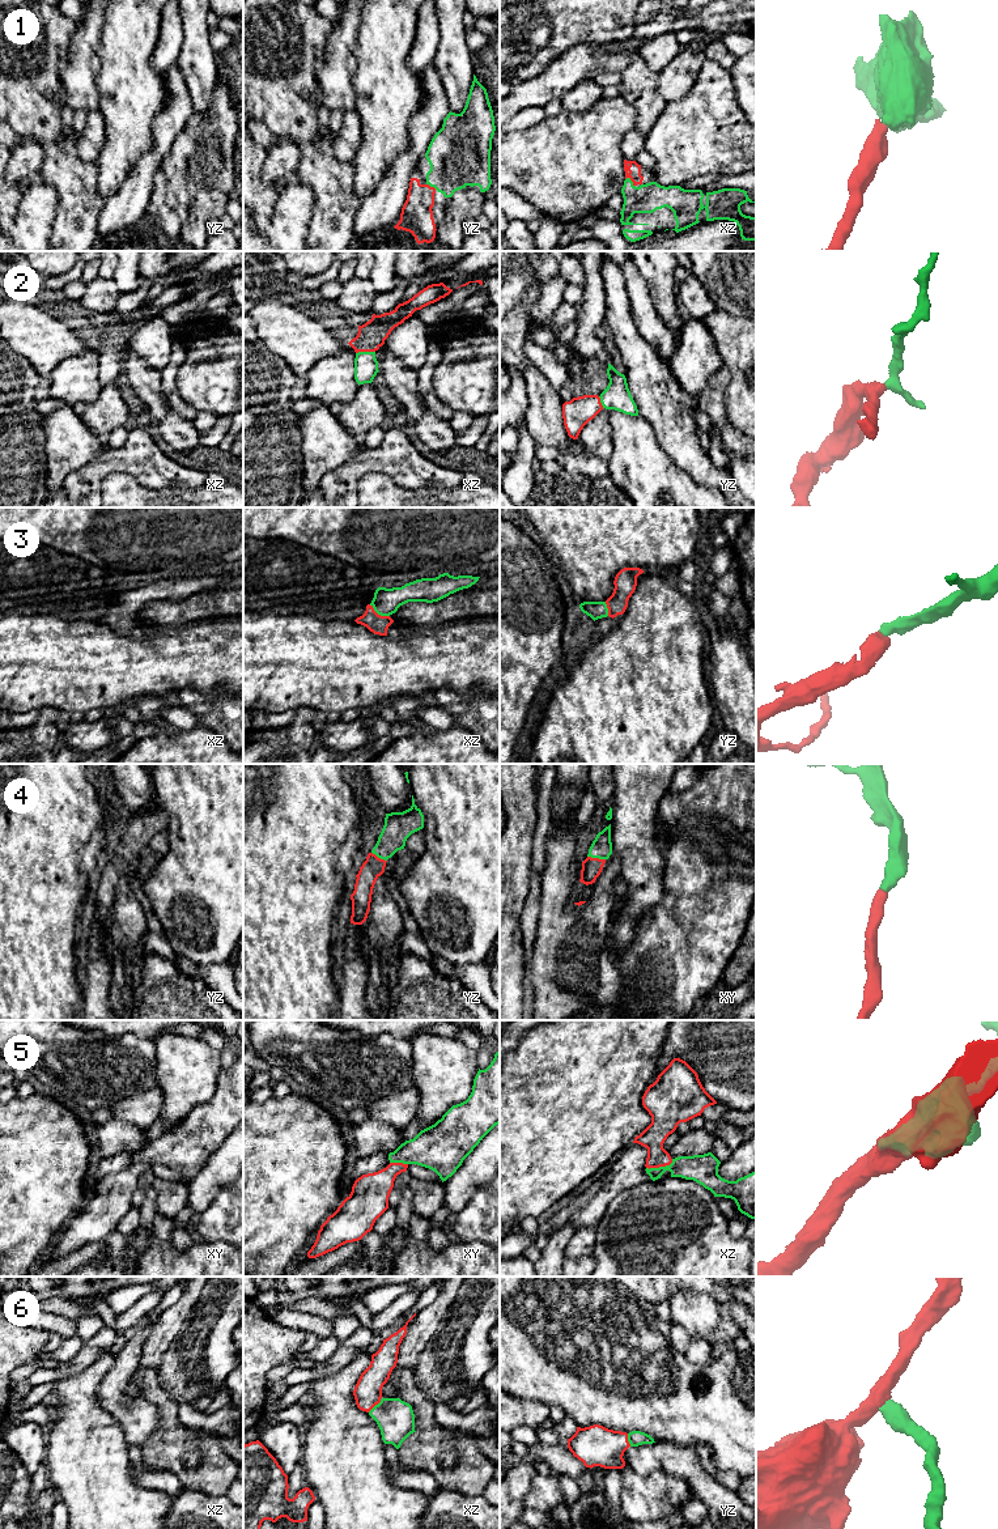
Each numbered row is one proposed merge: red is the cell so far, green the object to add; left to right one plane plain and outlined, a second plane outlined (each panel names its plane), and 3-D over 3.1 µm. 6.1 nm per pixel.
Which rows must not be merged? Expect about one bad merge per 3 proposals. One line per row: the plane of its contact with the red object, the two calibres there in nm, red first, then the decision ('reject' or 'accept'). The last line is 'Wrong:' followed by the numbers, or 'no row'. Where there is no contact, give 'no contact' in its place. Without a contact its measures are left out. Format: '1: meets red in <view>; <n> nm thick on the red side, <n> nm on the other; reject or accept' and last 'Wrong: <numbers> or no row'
1: meets red in xz; 80 nm thick on the red side, 180 nm on the other; accept
2: meets red in xz; 170 nm thick on the red side, 140 nm on the other; accept
3: meets red in xz; 120 nm thick on the red side, 160 nm on the other; accept
4: meets red in xy; 130 nm thick on the red side, 130 nm on the other; accept
5: meets red in xz; 150 nm thick on the red side, 170 nm on the other; accept
6: meets red in xz; 180 nm thick on the red side, 240 nm on the other; accept
Wrong: no row

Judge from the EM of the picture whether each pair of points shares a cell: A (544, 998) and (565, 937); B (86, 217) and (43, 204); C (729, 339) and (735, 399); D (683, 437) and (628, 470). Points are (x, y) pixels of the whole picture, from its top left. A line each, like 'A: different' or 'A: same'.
A: same
B: different
C: same
D: different

